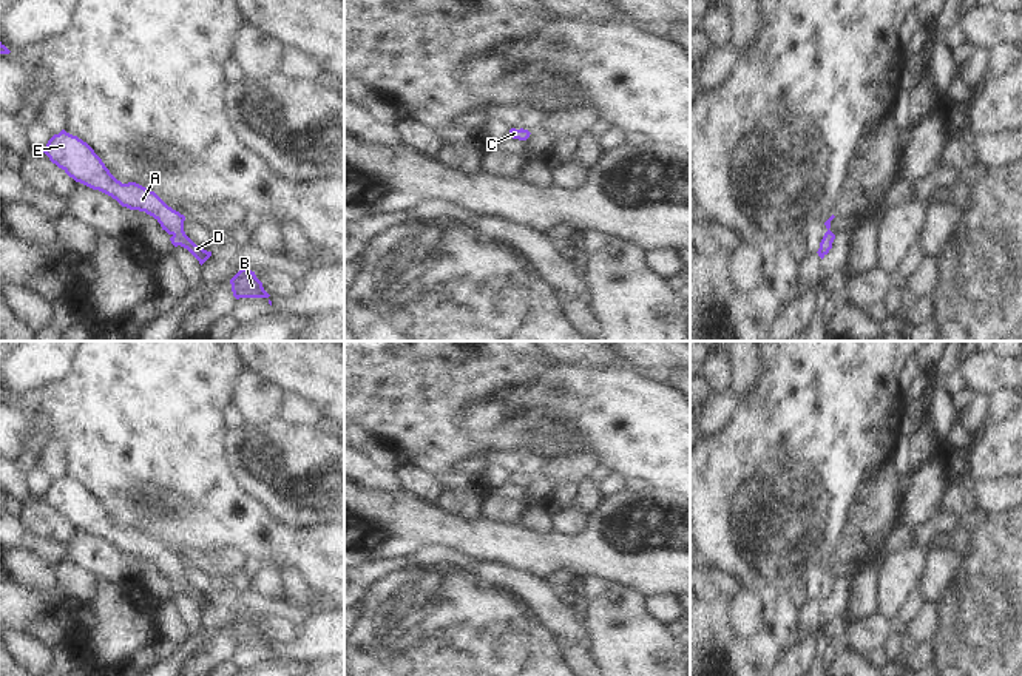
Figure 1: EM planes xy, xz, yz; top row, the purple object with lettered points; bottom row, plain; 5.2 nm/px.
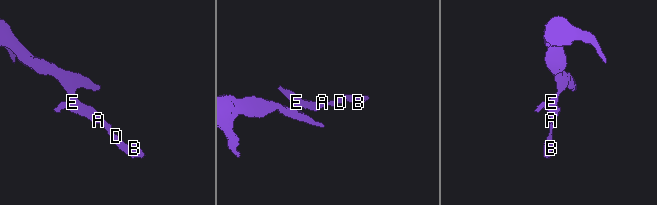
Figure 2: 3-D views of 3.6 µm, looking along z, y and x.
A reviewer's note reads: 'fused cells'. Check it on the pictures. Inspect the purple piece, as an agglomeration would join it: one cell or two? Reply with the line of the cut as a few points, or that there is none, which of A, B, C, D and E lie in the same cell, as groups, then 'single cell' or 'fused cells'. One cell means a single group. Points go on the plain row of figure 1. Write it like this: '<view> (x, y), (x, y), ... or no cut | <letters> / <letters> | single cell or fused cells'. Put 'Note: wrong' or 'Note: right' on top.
Note: wrong
no cut | A B C D E | single cell

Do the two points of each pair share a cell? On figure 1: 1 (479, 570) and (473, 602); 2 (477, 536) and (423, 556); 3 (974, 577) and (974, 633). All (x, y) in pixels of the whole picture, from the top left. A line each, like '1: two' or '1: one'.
1: two
2: two
3: one

